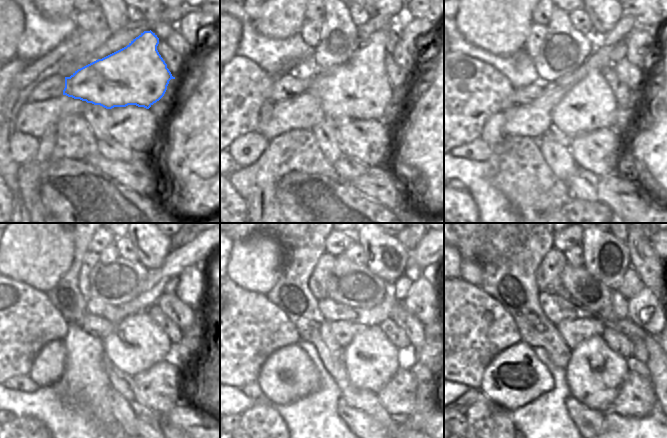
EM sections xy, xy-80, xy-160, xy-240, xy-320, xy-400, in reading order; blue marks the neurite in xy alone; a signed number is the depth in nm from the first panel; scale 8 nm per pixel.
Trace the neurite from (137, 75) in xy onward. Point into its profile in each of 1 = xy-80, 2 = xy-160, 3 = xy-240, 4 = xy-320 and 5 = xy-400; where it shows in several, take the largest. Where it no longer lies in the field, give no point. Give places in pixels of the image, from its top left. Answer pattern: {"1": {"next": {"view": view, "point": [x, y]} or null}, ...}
{"1": {"next": {"view": "xy-80", "point": [359, 89]}}, "2": {"next": {"view": "xy-160", "point": [590, 105]}}, "3": {"next": {"view": "xy-240", "point": [136, 343]}}, "4": {"next": {"view": "xy-320", "point": [371, 360]}}, "5": {"next": {"view": "xy-400", "point": [595, 373]}}}

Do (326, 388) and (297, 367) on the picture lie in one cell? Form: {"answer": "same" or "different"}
{"answer": "different"}

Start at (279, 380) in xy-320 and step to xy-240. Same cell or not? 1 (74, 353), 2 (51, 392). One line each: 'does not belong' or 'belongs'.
1: does not belong
2: does not belong

